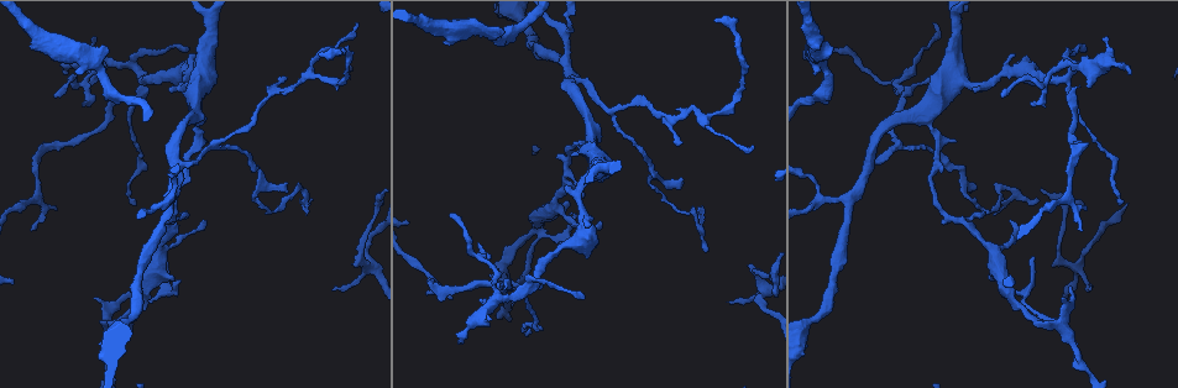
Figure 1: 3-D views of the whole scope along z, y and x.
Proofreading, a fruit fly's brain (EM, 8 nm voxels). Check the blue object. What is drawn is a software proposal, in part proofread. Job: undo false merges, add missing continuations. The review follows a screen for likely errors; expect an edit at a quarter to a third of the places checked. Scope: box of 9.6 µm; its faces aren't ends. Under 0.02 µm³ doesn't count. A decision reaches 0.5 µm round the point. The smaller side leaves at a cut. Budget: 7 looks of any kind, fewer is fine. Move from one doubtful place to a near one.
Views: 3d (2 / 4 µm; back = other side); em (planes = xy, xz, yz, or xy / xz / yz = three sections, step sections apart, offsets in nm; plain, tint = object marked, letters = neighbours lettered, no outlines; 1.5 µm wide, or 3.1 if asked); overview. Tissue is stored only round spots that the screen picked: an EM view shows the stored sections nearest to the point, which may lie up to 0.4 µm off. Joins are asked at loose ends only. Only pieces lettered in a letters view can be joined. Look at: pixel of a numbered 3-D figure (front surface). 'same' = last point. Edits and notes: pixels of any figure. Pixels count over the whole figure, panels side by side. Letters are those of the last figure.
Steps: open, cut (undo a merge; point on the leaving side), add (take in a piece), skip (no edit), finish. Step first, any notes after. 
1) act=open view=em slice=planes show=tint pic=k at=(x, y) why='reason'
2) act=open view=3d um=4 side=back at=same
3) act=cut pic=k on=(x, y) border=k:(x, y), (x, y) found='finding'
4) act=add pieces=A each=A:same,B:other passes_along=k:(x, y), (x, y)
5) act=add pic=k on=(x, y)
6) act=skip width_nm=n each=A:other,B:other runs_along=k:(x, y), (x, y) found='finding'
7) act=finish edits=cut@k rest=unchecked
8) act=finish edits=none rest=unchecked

act=open view=3d um=2 pic=1 at=(1084, 52) why='tapers out'

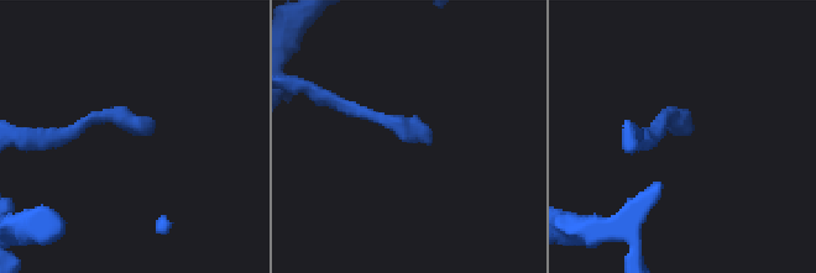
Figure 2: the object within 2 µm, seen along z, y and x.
act=open view=em slice=xz step=8 show=tint pic=2 at=(152, 130)

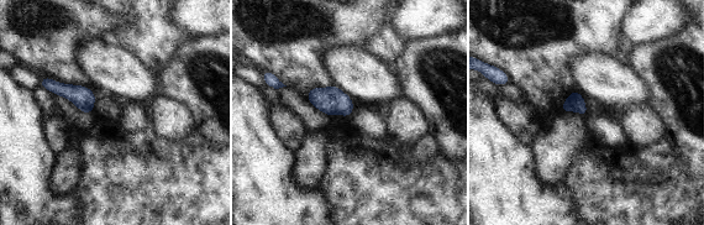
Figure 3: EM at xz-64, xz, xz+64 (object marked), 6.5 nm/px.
act=open view=em slice=planes show=letters at=same

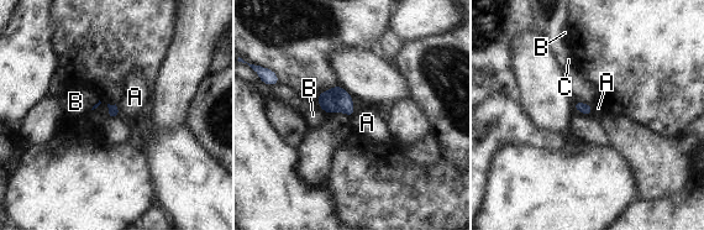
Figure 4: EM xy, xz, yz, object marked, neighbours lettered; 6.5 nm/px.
act=skip each=A:other,B:other,C:other border=4:(590, 104), (592, 115) found='no lettered piece goes on from it'

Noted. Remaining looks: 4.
act=open view=em slice=planes show=letters pic=1 at=(479, 244) why='thin end'

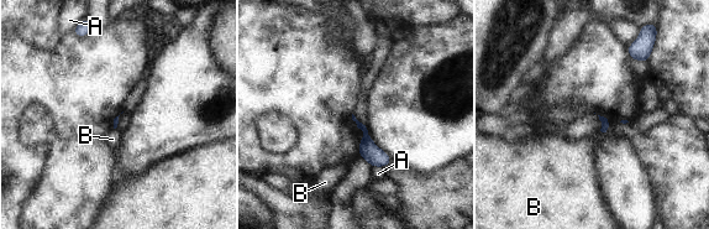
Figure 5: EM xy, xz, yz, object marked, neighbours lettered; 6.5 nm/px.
act=skip each=A:other,B:other border=5:(609, 125), (604, 131), (600, 131) found='no lettered piece goes on from it'

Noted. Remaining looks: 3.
act=open view=3d um=4 pic=1 at=(462, 344)

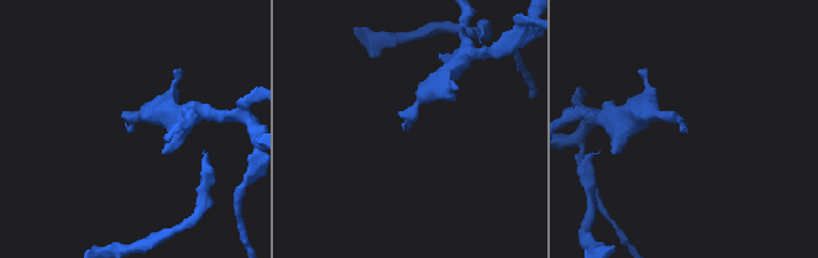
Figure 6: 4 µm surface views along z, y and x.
act=open view=em slice=yz step=4 show=letters pic=6 at=(127, 132)

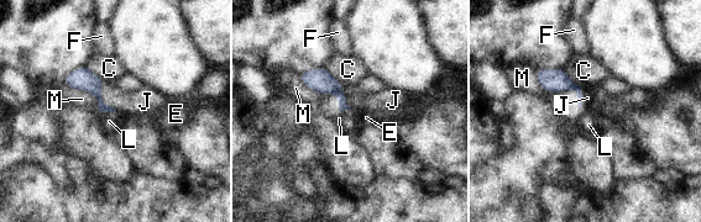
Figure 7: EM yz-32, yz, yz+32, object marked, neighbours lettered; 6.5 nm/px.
act=add pieces=J longest_contact=M:240nm each=C:other,E:other,F:other,J:same,L:other,M:other found='the cell continues'

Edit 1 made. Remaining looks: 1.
act=finish edits=add@7 rest=unchecked

